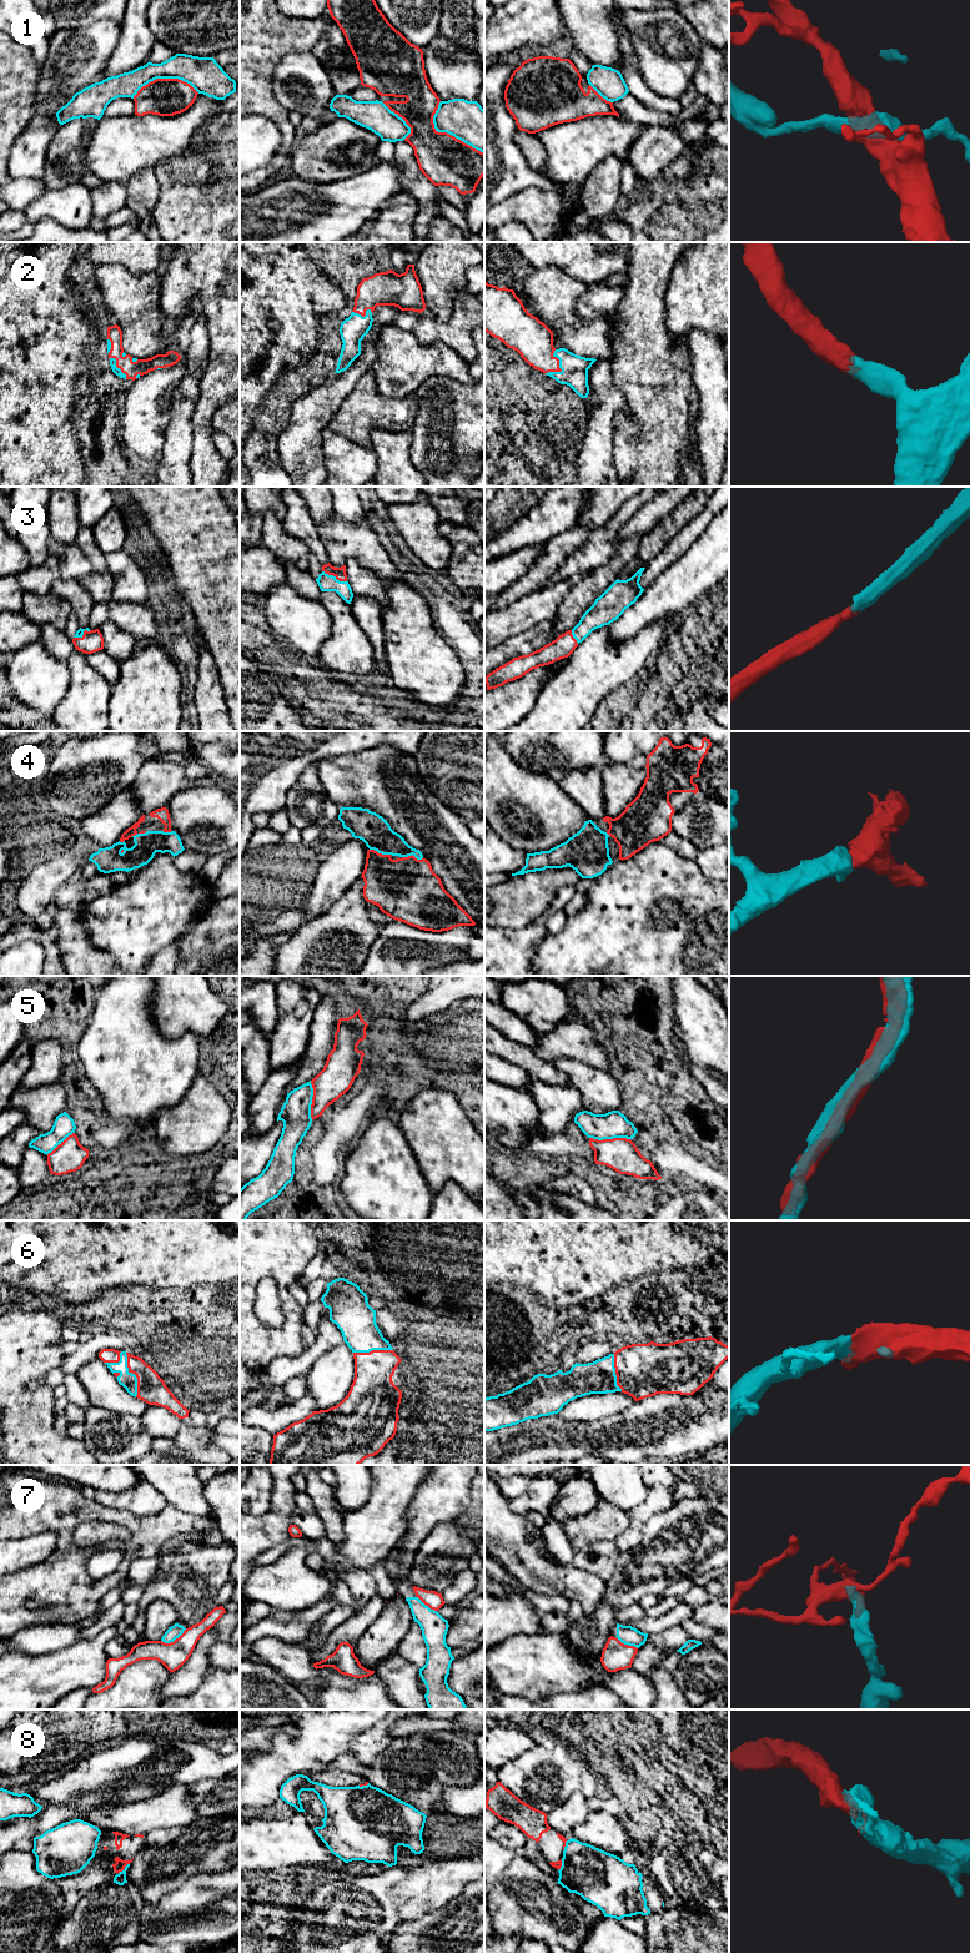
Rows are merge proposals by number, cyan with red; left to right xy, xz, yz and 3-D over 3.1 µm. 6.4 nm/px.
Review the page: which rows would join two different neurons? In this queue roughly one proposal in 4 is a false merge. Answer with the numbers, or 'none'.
1, 5, 7, 8

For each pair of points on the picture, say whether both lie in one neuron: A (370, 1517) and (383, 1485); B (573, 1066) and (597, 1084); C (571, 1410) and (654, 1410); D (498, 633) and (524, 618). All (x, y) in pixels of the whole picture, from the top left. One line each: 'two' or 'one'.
A: one
B: one
C: two
D: one

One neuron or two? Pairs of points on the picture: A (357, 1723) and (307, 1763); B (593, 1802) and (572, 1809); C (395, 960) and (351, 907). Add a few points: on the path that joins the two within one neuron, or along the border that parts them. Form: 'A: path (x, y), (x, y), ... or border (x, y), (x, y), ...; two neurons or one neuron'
A: path (345, 1726), (320, 1751); one neuron
B: border (586, 1798), (586, 1803), (591, 1809); two neurons
C: border (380, 930), (363, 962); two neurons

